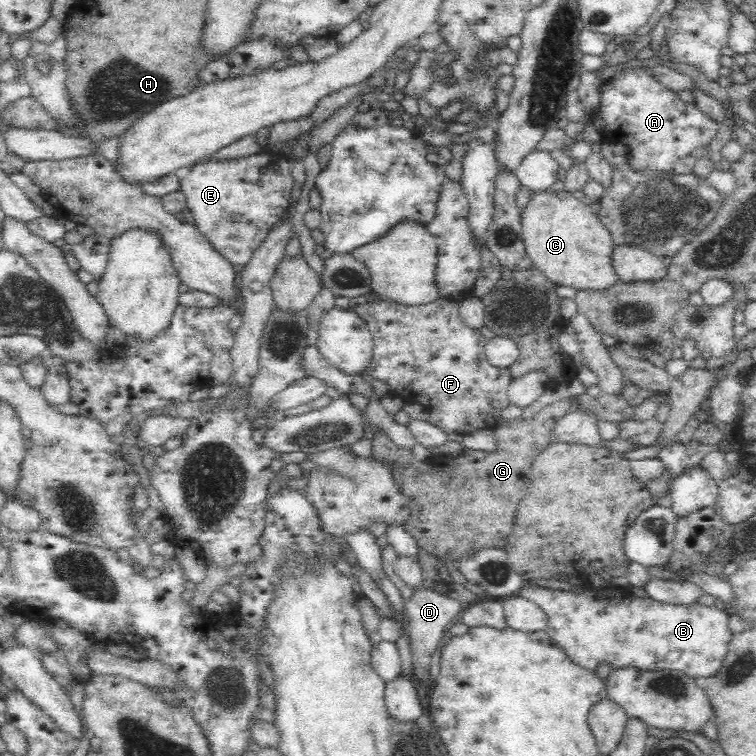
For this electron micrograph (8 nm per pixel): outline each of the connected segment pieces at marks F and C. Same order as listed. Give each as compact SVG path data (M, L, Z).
M388 299L352 307L365 319L373 338L373 353L365 375L390 386L390 394L399 397L404 404L419 403L429 409L427 422L446 433L470 435L484 430L494 430L503 420L502 413L509 406L508 388L513 382L509 368L497 368L485 356L486 337L479 329L462 323L458 303L436 299L421 305L404 305Z
M566 190L533 192L521 214L523 241L527 255L550 282L572 286L576 290L601 291L619 280L612 264L613 244L610 231L601 223L590 205L576 199Z

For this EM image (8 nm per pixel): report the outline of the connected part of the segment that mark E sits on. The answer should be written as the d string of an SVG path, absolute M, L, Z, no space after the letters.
M268 148L240 160L219 162L210 160L204 164L196 164L186 169L180 179L179 190L186 197L186 206L194 216L194 226L200 234L206 236L214 250L230 264L244 266L252 258L254 252L263 243L269 230L274 227L290 205L290 195L293 187L291 164L288 159L281 158Z

